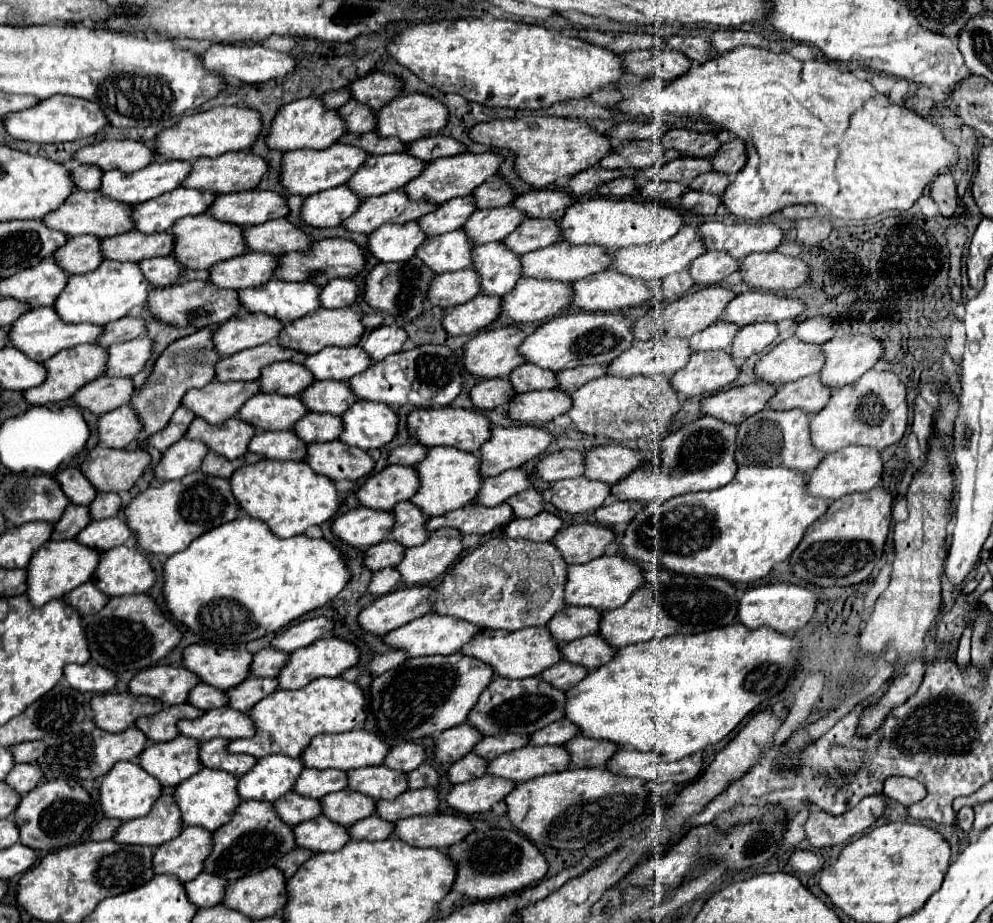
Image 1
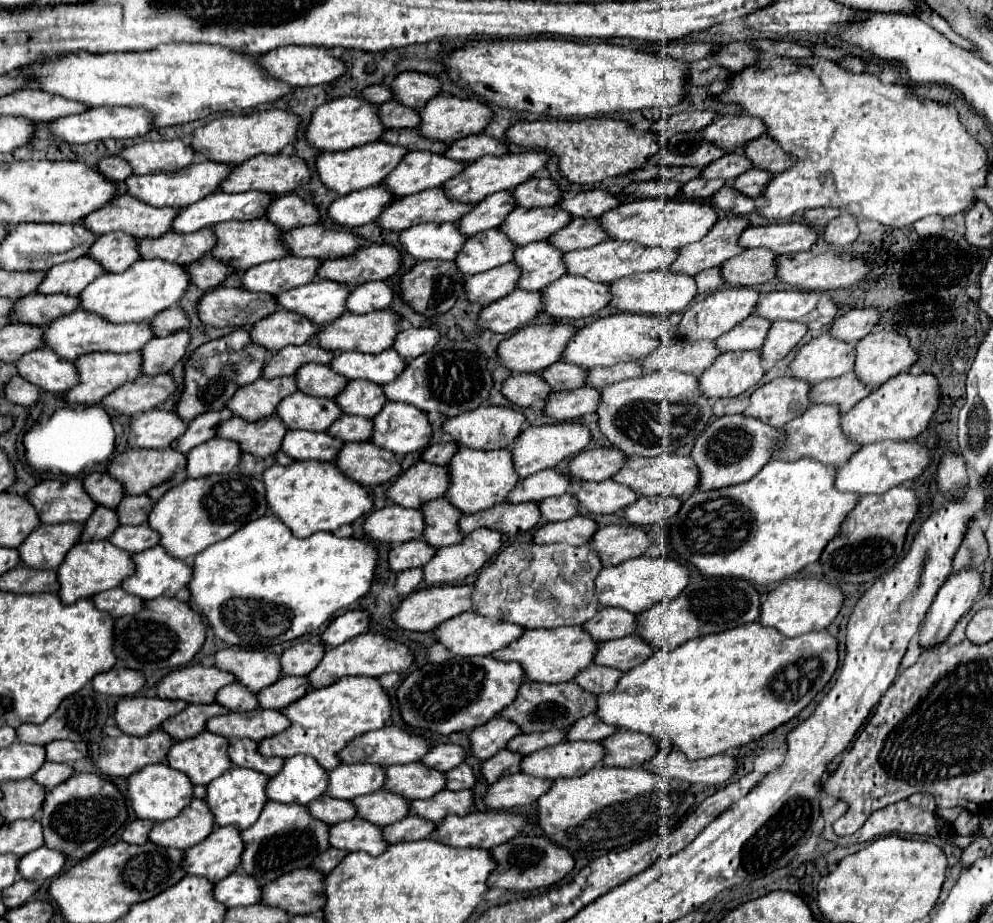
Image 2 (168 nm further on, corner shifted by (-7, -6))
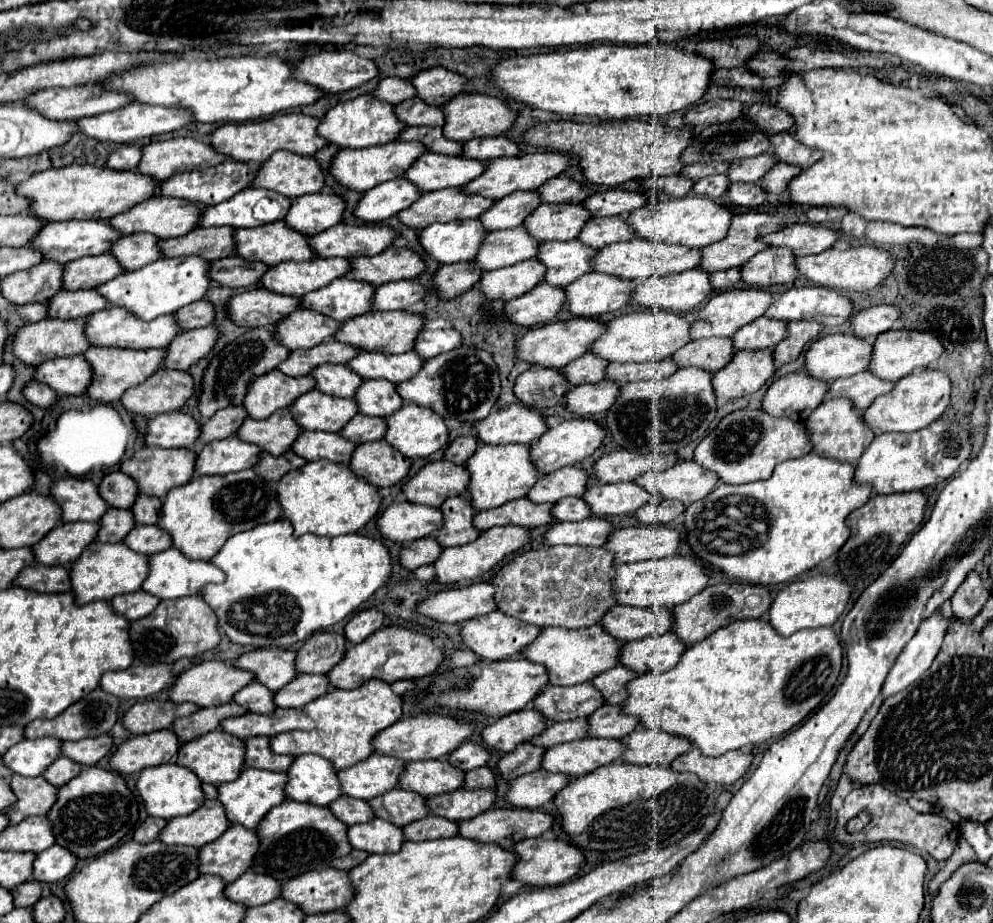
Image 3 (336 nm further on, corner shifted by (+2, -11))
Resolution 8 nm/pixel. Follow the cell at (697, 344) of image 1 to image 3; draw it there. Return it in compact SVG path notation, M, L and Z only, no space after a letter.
M760 316L754 322L740 328L732 336L732 342L736 350L762 350L762 348L766 350L774 348L774 344L778 344L780 338L784 336L786 336L786 322Z

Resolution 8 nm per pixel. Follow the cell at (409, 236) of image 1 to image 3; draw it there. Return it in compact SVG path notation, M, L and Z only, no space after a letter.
M454 220L446 224L430 224L418 234L422 250L440 264L474 260L484 238L478 220Z

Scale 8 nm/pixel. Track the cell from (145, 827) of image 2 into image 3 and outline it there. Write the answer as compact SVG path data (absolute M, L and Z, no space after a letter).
M146 818L144 824L134 830L132 840L134 840L134 842L140 842L140 844L154 842L156 836L158 836L158 832L164 828L164 824L166 824L166 820L160 820L160 818Z

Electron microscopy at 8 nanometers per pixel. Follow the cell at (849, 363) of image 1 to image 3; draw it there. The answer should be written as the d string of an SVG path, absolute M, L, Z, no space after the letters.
M892 328L888 332L882 332L870 352L870 364L868 372L872 372L880 380L896 382L914 370L924 370L932 362L938 360L942 354L942 344L930 334L930 332L920 332L920 330L908 330L908 328Z

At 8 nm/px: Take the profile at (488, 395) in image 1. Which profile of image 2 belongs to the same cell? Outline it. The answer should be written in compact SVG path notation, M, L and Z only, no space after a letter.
M513 373L503 383L503 395L517 407L533 407L545 403L551 387L539 373Z

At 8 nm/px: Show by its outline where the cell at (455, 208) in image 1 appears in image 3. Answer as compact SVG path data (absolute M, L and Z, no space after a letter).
M512 192L502 200L496 200L494 206L478 216L478 220L486 232L516 228L536 206L540 206L536 192Z

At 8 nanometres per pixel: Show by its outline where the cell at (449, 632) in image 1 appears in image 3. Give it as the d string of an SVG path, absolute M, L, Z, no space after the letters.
M500 610L488 612L486 616L478 616L474 620L466 620L460 628L460 636L462 636L462 644L472 650L476 656L480 656L482 660L504 660L504 658L514 658L520 654L520 650L524 646L528 646L536 636L538 636L540 628L530 626L530 624L520 624L520 620L512 620L510 616L504 616Z

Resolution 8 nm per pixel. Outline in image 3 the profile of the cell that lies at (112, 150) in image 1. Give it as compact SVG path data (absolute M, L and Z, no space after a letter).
M172 138L154 142L142 148L142 160L136 166L138 174L152 176L154 180L166 180L178 172L204 170L226 160L212 146L194 138Z

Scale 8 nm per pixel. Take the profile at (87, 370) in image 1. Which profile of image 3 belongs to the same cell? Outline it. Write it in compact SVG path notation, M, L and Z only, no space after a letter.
M88 348L84 352L86 362L92 368L92 382L86 388L86 396L96 402L114 402L124 390L144 382L162 364L164 350L124 350L124 348Z

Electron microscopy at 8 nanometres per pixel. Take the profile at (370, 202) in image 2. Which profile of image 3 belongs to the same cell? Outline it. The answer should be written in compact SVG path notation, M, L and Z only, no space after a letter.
M396 178L364 192L352 214L366 224L374 224L408 208L416 198L420 198L420 190L412 182Z

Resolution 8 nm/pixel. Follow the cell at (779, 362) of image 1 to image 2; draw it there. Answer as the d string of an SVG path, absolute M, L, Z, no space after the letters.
M821 335L821 337L815 337L811 339L809 343L805 343L797 357L793 359L791 363L791 375L797 377L797 379L803 379L807 383L819 383L819 381L825 381L825 379L831 379L831 377L841 377L849 371L853 371L855 367L855 345L853 343L845 343L841 339L833 339L831 335Z

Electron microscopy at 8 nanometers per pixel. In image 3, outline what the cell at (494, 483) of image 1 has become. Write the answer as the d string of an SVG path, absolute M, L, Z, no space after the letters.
M574 466L560 468L552 474L544 476L542 480L538 480L528 490L526 498L532 502L554 504L566 496L582 496L582 492L586 490L586 480L588 480L588 474L580 468L574 468Z

